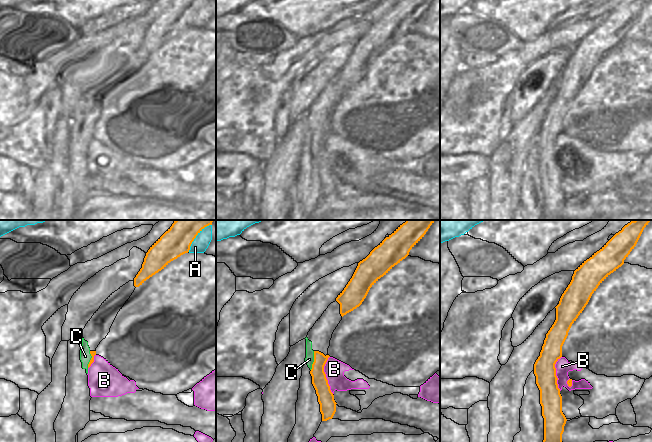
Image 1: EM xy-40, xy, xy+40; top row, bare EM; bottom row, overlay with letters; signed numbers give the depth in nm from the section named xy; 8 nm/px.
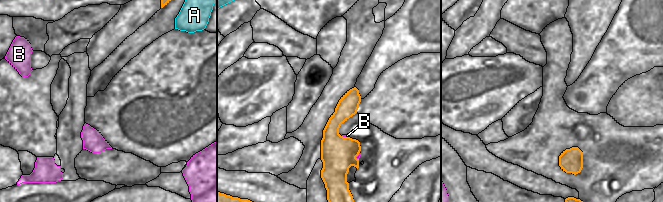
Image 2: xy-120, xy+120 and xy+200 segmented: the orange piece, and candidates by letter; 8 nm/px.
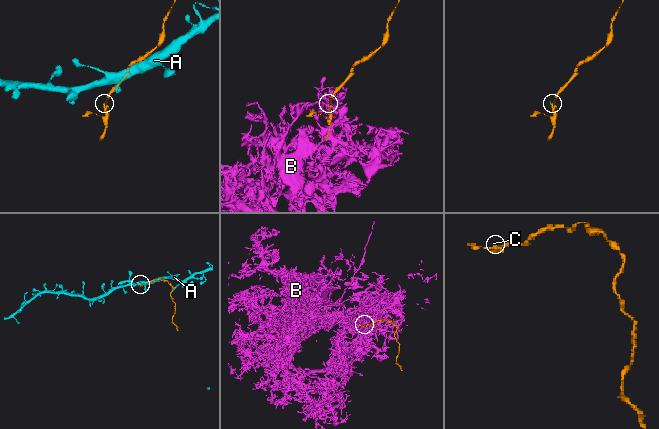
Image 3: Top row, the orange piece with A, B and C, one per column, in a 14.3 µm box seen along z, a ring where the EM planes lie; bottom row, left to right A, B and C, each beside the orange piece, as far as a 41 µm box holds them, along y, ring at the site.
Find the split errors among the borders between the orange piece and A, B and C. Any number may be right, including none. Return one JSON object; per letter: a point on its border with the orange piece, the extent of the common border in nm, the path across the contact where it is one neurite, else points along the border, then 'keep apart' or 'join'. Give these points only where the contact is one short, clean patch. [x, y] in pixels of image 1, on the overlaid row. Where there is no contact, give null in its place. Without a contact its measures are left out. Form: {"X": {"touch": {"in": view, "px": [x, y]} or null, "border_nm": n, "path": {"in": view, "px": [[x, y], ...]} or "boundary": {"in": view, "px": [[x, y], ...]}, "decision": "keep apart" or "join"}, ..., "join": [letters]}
{"A": {"touch": {"in": "xy-40", "px": [196, 235]}, "border_nm": 300, "decision": "keep apart"}, "B": {"touch": {"in": "xy", "px": [325, 375]}, "border_nm": 300, "decision": "keep apart"}, "C": {"touch": {"in": "xy", "px": [314, 360]}, "border_nm": 160, "boundary": {"in": "xy", "px": [[314, 351], [314, 361], [310, 369]]}, "decision": "keep apart"}, "join": []}

